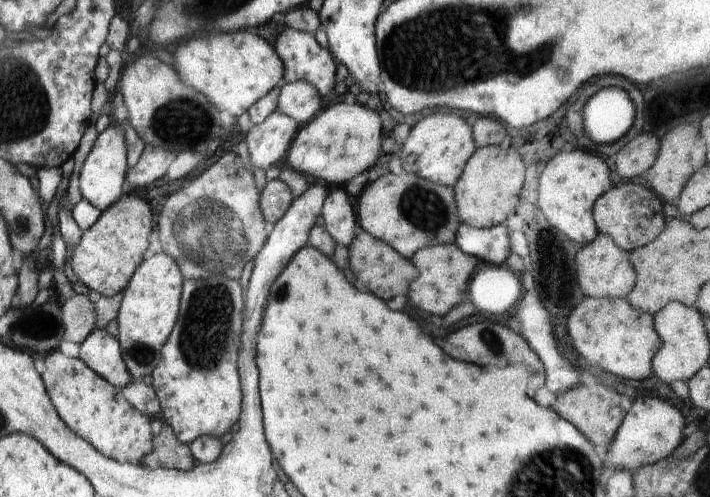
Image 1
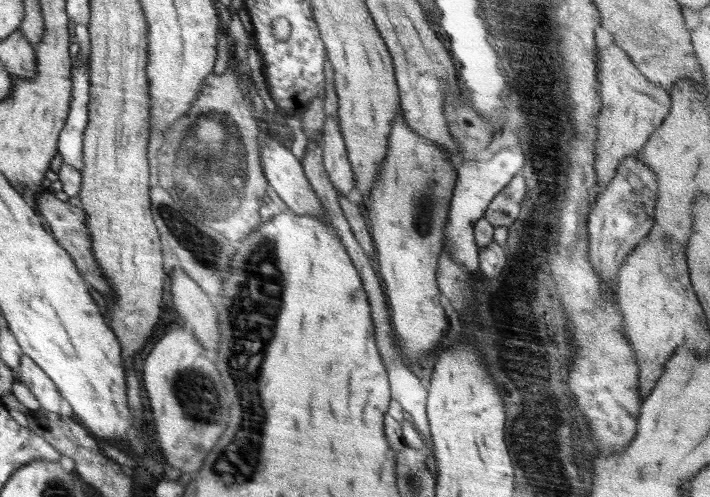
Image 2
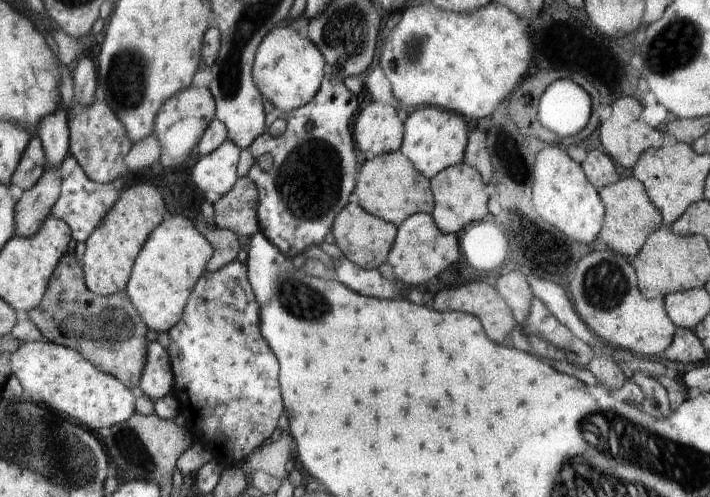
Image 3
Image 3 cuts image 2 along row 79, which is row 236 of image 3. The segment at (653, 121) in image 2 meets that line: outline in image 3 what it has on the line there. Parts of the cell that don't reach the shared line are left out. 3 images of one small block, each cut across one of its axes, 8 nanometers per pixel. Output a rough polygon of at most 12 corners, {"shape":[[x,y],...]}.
{"shape":[[634,175],[597,191],[600,238],[633,261],[663,225]]}

